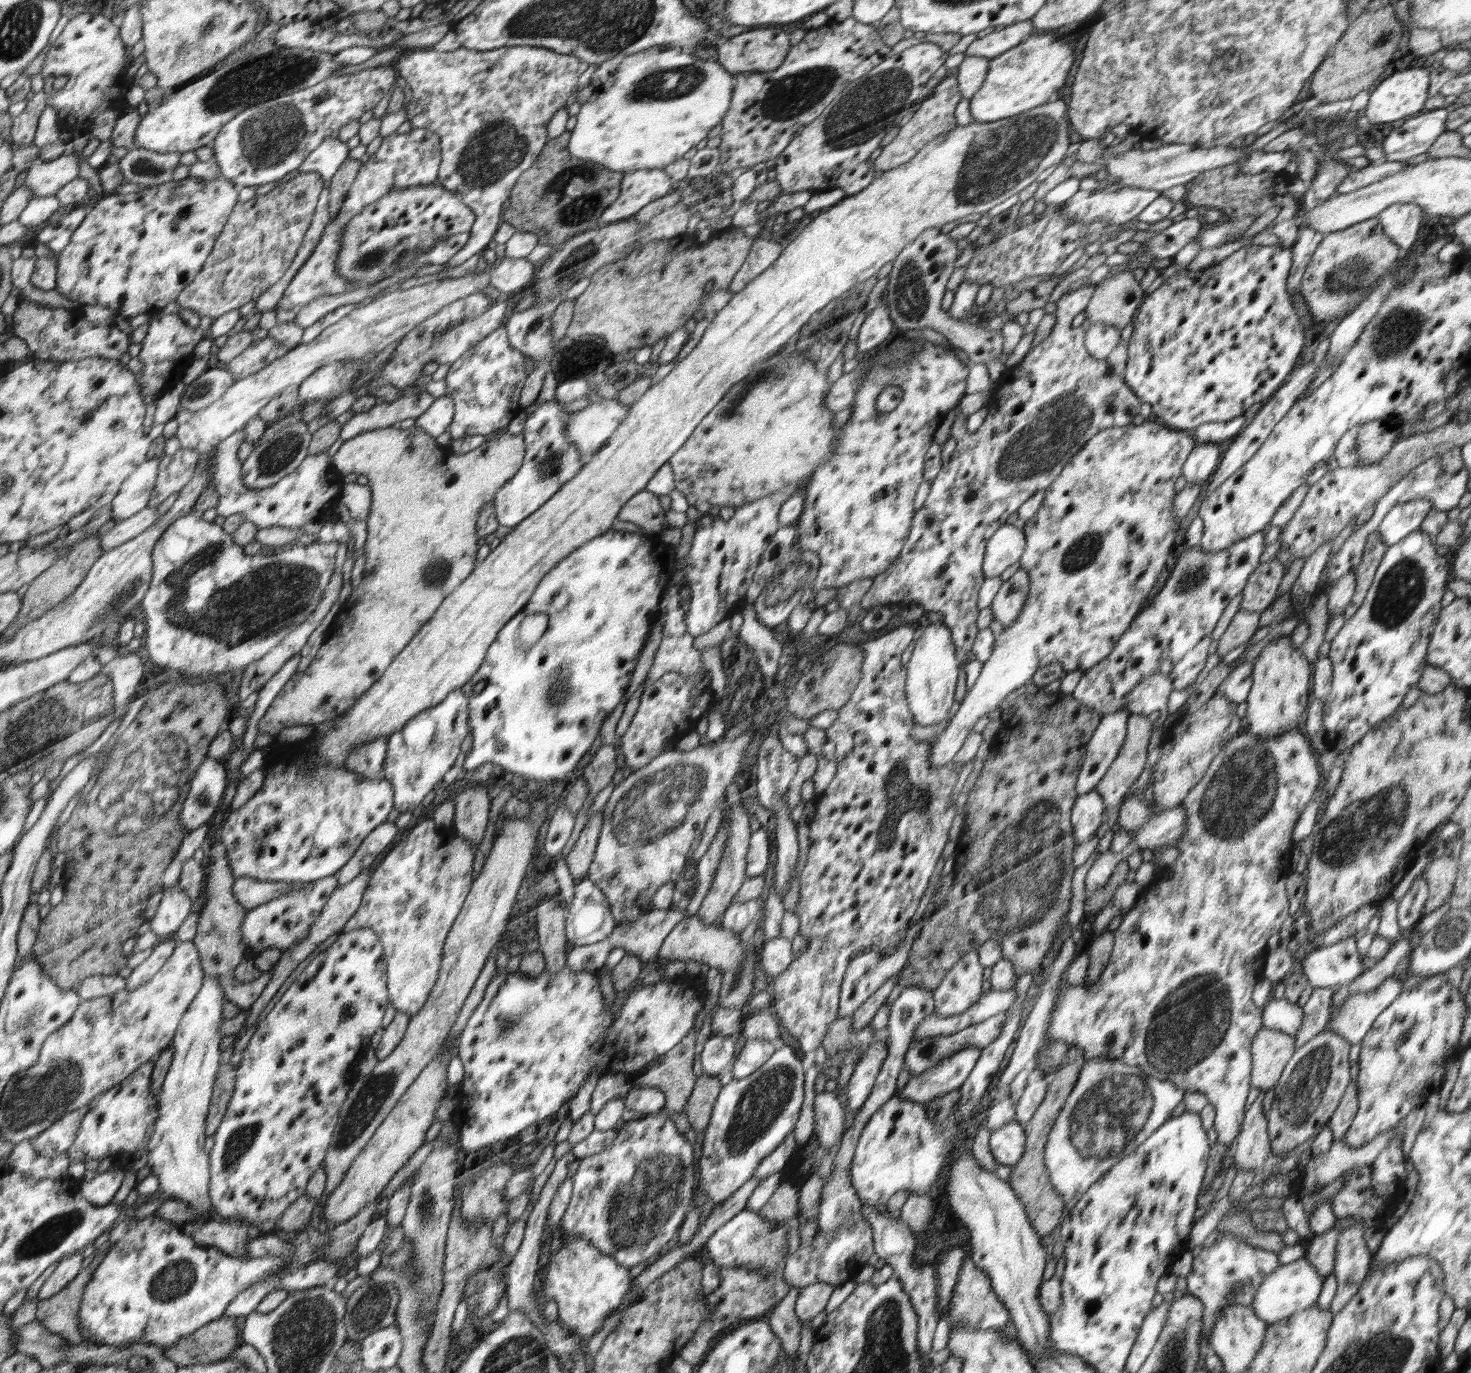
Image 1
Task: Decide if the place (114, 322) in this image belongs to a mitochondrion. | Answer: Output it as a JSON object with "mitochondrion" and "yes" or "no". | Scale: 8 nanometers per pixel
{"mitochondrion":"no"}

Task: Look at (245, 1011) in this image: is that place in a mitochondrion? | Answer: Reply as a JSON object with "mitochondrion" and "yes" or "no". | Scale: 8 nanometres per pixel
{"mitochondrion":"no"}

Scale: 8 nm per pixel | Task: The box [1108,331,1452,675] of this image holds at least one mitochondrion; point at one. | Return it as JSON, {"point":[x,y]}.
{"point":[1400,592]}

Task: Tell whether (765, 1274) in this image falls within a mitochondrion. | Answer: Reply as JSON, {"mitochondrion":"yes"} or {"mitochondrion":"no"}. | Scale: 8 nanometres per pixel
{"mitochondrion":"no"}

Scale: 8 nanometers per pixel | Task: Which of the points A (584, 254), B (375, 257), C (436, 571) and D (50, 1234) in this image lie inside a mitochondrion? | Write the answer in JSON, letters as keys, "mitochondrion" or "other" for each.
{"A":"mitochondrion","B":"mitochondrion","C":"mitochondrion","D":"mitochondrion"}

